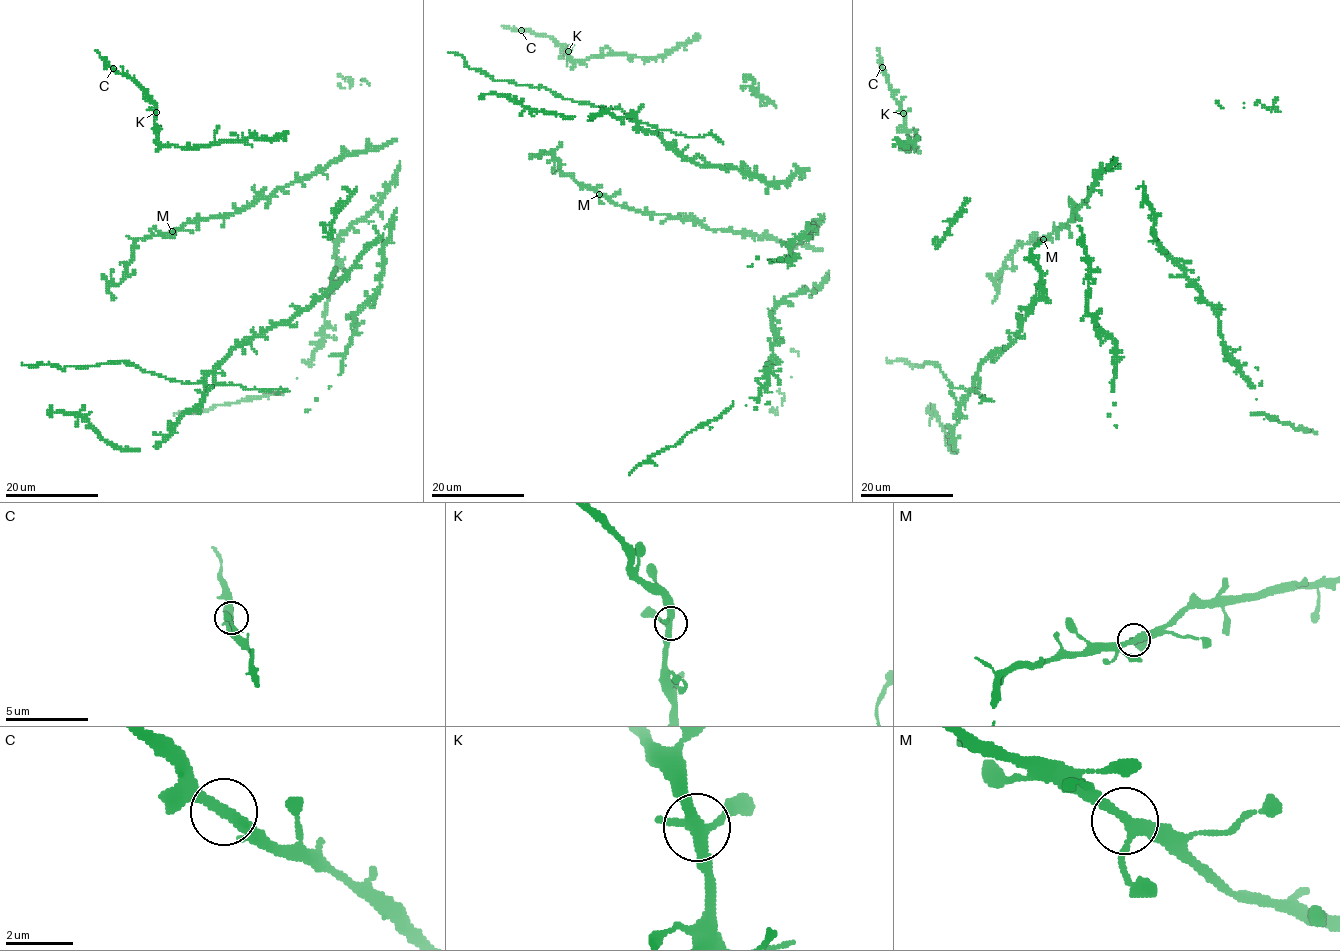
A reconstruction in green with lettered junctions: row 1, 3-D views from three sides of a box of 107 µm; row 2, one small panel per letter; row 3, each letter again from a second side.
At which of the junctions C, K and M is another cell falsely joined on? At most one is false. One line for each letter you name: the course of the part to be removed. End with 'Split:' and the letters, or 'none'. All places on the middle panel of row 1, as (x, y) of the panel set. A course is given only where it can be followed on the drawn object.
Split: none

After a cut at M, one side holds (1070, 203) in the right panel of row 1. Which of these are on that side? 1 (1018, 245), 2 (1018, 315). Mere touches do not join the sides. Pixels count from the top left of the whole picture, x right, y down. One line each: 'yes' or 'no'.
1: no
2: yes

